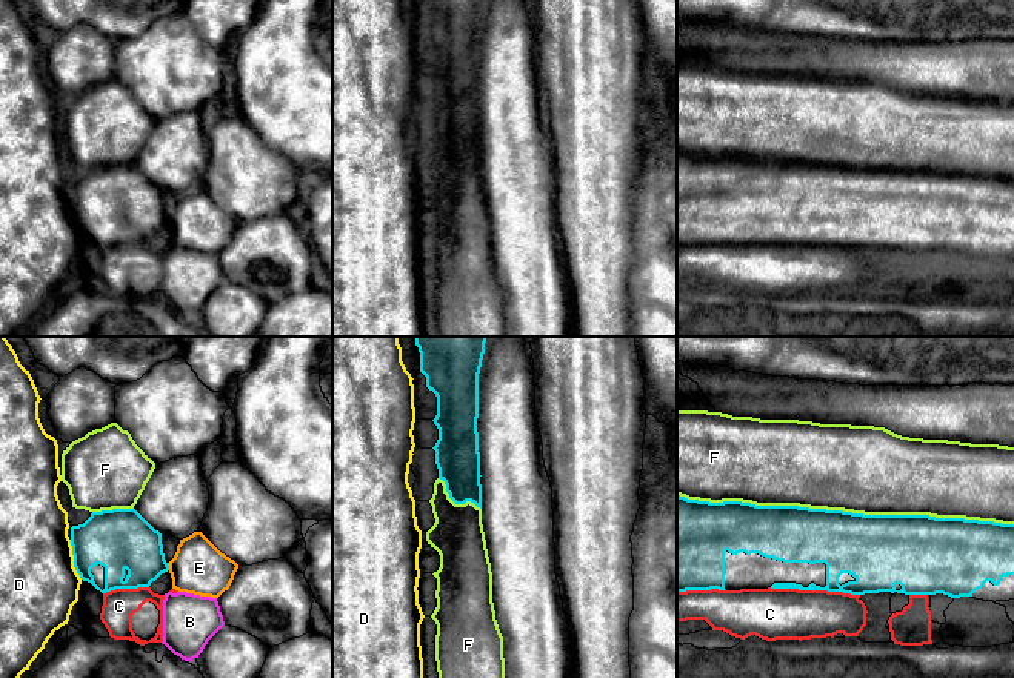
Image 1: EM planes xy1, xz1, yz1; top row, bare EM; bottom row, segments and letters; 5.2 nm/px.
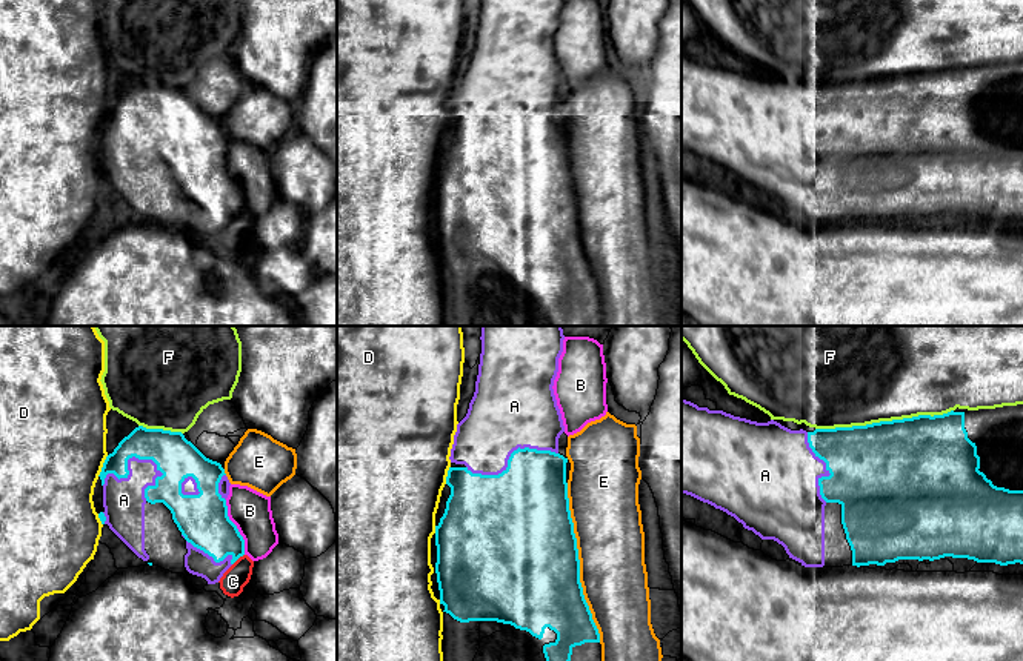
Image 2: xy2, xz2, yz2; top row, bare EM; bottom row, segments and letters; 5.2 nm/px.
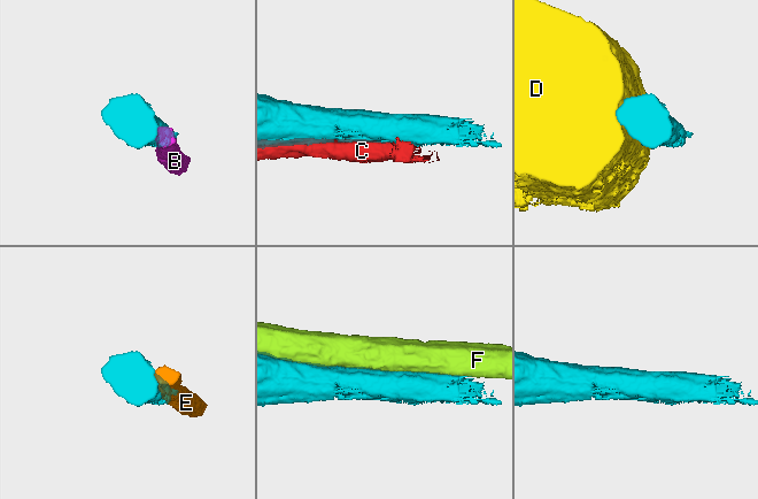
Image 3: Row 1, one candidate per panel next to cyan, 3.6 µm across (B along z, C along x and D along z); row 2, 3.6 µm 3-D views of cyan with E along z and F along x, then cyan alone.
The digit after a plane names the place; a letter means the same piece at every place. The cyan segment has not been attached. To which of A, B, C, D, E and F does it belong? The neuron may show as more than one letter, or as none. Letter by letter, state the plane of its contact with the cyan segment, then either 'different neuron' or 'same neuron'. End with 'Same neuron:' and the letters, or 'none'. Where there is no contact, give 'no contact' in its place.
A: xy2 | same neuron
B: xy2 | different neuron
C: yz1 | different neuron
D: xy1 | different neuron
E: xz2 | different neuron
F: yz1 | different neuron
Same neuron: A

